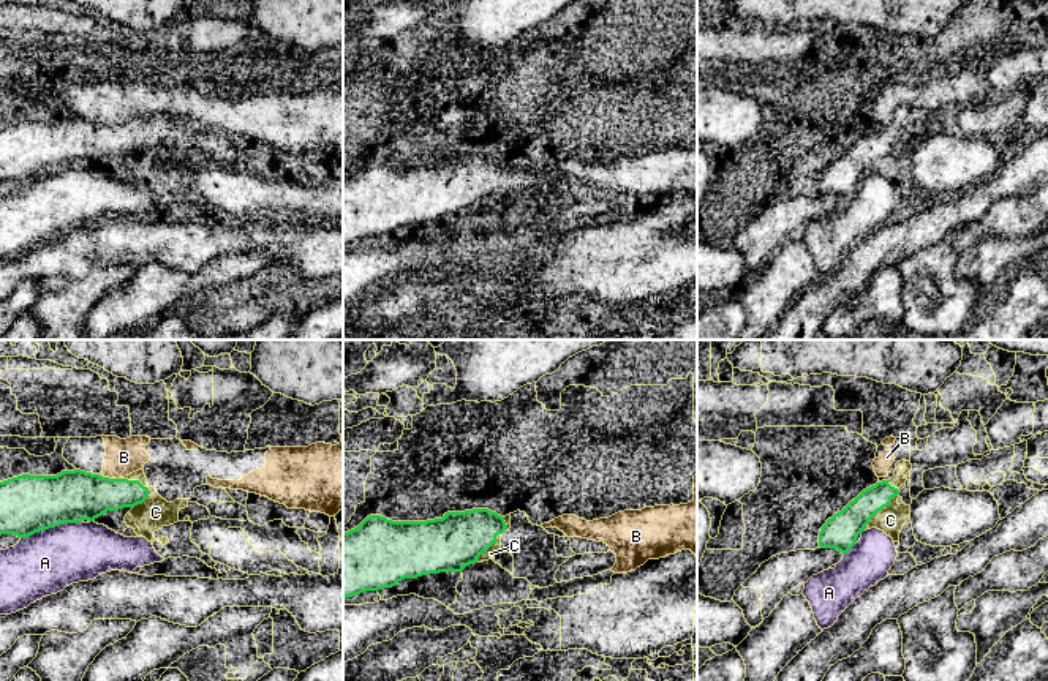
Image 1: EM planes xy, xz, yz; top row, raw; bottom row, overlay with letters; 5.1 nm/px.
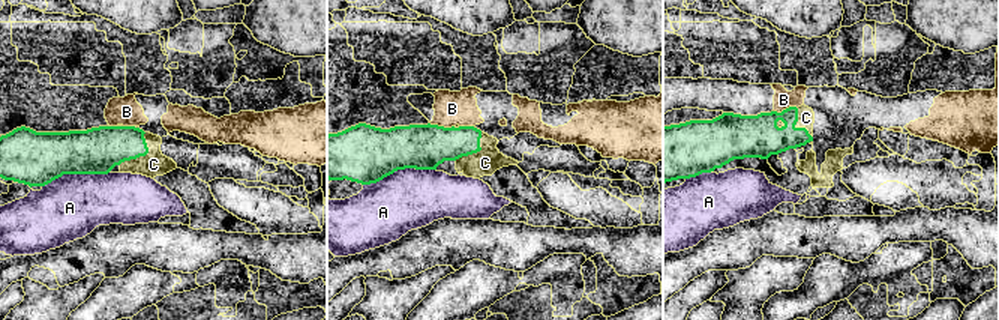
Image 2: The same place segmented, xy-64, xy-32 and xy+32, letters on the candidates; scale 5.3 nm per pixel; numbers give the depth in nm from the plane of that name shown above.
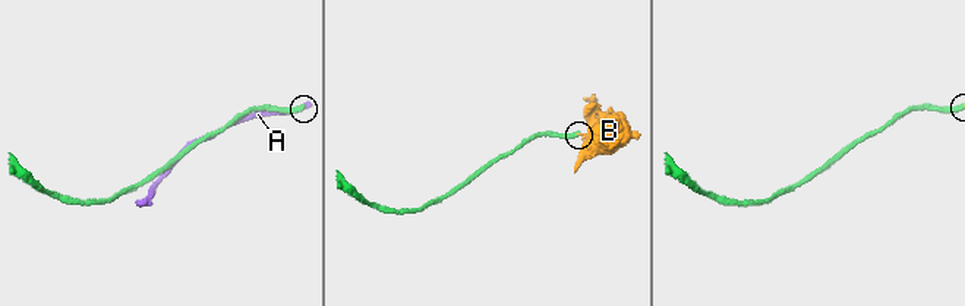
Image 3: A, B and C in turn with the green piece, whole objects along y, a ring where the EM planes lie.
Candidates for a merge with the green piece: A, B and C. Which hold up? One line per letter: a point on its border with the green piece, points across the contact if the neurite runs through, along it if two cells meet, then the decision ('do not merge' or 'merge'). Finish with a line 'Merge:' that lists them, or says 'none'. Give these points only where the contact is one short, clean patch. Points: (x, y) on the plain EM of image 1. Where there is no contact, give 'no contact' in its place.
A: meets green in xy at (51, 173); do not merge
B: meets green in xy at (105, 124); border along xy (98, 120), (111, 125); do not merge
C: meets green in xy at (141, 130); merge
Merge: C

